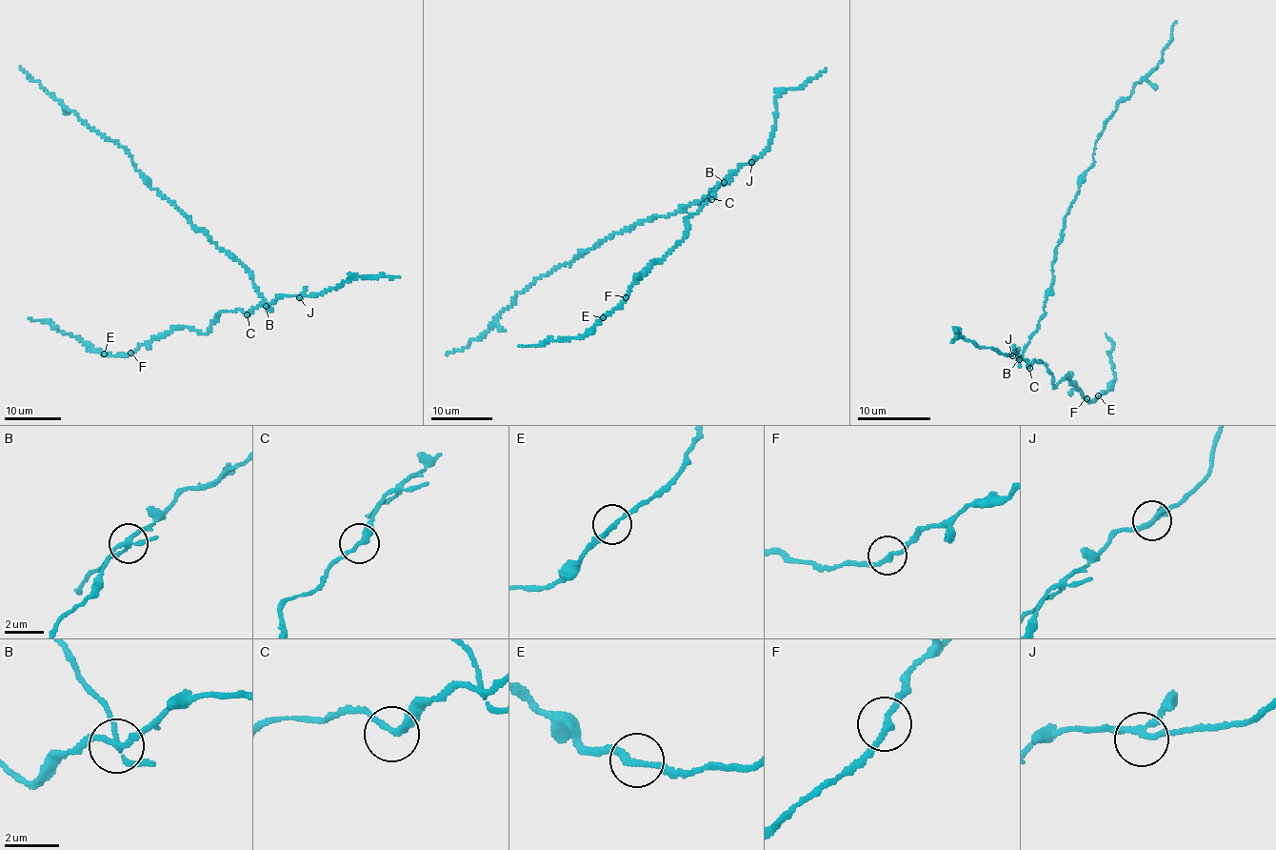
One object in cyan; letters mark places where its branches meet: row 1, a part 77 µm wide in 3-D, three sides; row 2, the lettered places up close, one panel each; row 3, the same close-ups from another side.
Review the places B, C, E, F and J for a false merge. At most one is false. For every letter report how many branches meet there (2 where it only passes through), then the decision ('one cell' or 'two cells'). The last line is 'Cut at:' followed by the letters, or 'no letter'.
B: branches 4; two cells
C: branches 2; one cell
E: branches 2; one cell
F: branches 2; one cell
J: branches 3; one cell
Cut at: B

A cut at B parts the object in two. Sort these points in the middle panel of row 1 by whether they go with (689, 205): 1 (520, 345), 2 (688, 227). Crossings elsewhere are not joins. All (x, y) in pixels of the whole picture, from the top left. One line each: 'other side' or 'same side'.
1: other side
2: other side

